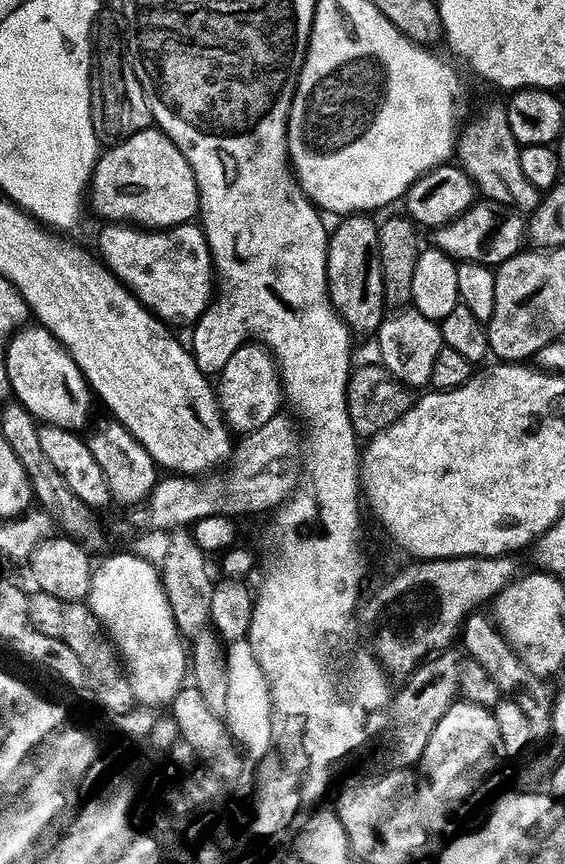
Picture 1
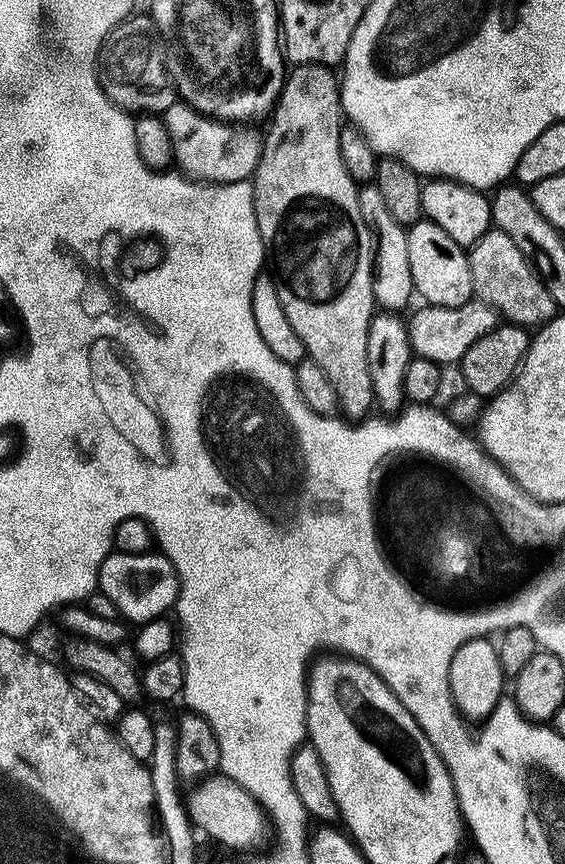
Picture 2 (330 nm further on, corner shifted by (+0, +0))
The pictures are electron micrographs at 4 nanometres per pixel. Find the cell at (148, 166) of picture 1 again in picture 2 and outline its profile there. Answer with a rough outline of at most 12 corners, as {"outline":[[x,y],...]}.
{"outline":[[187,102],[162,119],[181,173],[206,184],[255,177],[264,140]]}

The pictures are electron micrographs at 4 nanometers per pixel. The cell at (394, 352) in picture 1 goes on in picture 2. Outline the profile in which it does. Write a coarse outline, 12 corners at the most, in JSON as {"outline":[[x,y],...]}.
{"outline":[[375,186],[358,206],[374,237],[374,294],[400,314],[416,287],[408,228]]}

